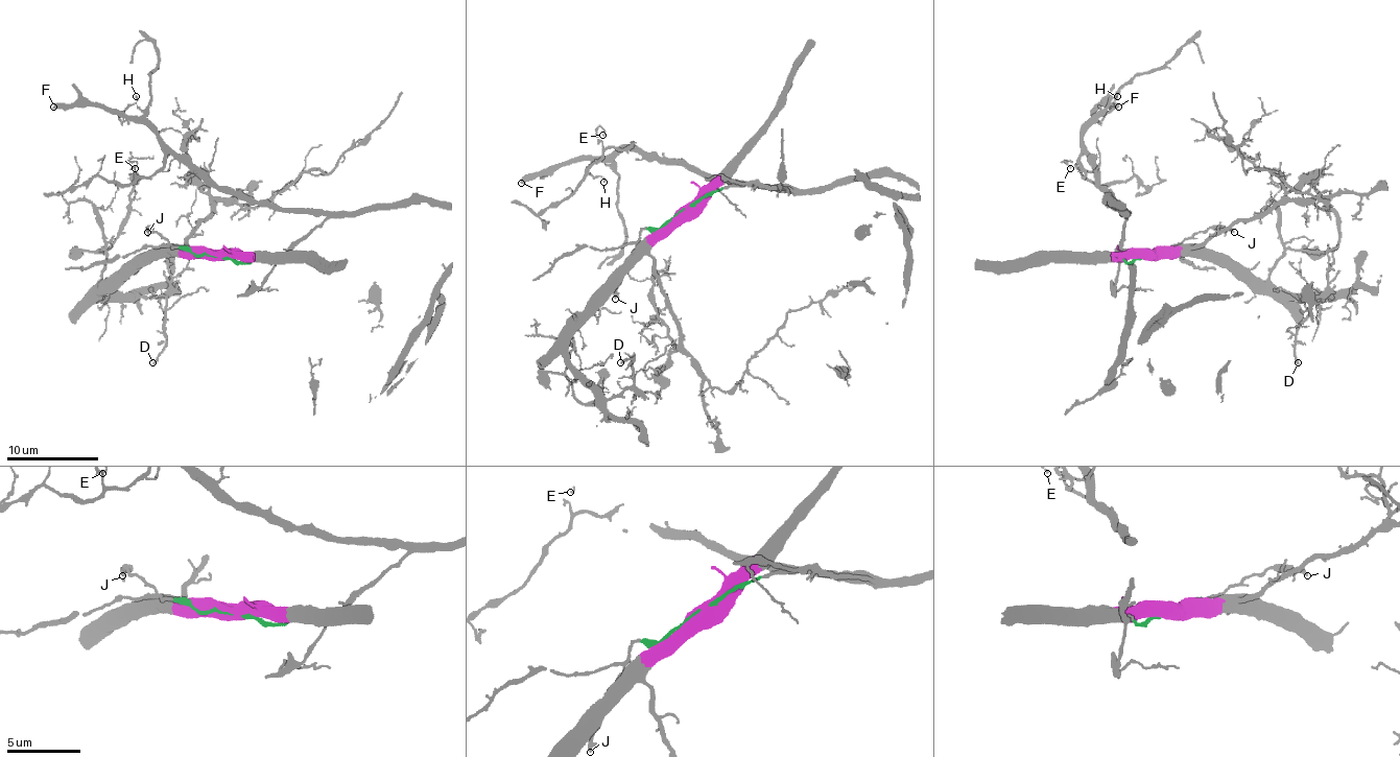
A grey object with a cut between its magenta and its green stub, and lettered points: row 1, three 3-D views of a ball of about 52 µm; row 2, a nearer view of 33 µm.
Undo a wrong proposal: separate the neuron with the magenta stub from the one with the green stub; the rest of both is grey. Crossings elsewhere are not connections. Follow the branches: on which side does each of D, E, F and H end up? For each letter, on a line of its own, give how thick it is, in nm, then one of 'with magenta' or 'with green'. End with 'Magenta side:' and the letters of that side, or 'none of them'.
D: 200 nm | with magenta
E: 110 nm | with green
F: 420 nm | with green
H: 120 nm | with green
Magenta side: D

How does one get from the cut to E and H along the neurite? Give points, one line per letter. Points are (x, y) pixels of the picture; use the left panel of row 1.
E: (217, 255), (282, 259), (326, 218), (250, 204), (168, 154), (150, 176), (134, 167)
H: (217, 255), (282, 259), (326, 218), (250, 204), (208, 186), (143, 123), (122, 121), (136, 96)

